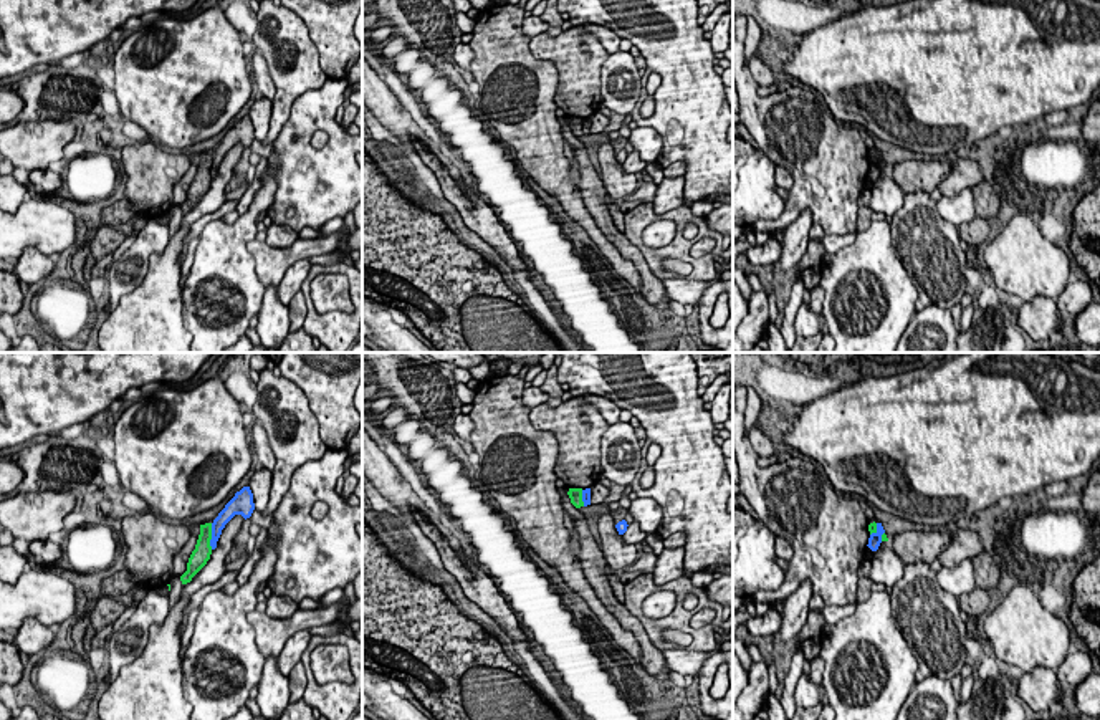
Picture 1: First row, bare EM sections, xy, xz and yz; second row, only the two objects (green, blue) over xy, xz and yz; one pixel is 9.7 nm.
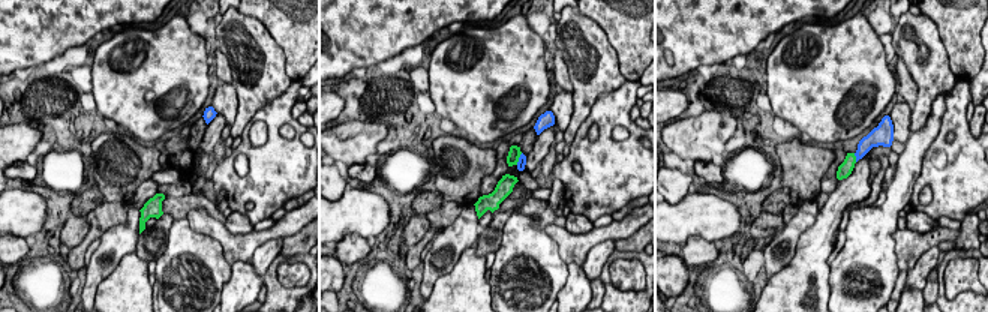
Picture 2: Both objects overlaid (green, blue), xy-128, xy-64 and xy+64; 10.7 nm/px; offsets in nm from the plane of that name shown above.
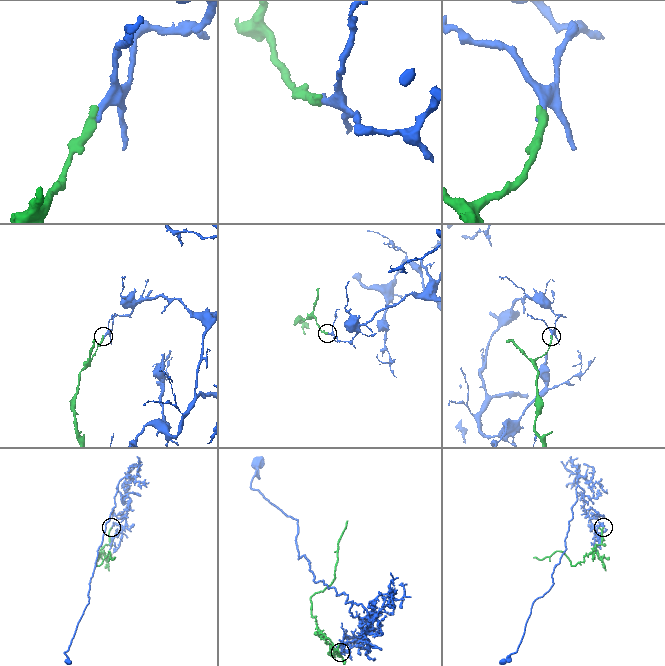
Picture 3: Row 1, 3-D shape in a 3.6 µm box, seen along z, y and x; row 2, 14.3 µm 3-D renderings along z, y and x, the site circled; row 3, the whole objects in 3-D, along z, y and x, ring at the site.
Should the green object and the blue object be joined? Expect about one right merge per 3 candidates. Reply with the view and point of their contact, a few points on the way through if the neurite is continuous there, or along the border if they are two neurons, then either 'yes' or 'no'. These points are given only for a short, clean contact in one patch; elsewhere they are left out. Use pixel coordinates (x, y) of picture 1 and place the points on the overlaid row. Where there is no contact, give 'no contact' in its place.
xy (210, 537) | along xy (212, 523), (210, 548) | no

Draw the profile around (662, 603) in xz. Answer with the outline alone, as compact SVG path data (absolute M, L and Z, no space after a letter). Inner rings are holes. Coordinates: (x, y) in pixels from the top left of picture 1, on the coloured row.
M658 591L642 602L642 612L650 619L660 619L668 616L675 604L677 594L673 591Z

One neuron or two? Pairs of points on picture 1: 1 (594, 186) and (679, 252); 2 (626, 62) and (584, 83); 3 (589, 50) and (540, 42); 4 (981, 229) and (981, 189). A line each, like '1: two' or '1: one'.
1: two
2: two
3: one
4: one

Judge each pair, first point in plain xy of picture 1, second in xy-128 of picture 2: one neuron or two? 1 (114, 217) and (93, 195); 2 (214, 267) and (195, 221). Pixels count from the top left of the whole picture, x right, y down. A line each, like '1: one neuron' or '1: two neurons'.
1: one neuron
2: two neurons

